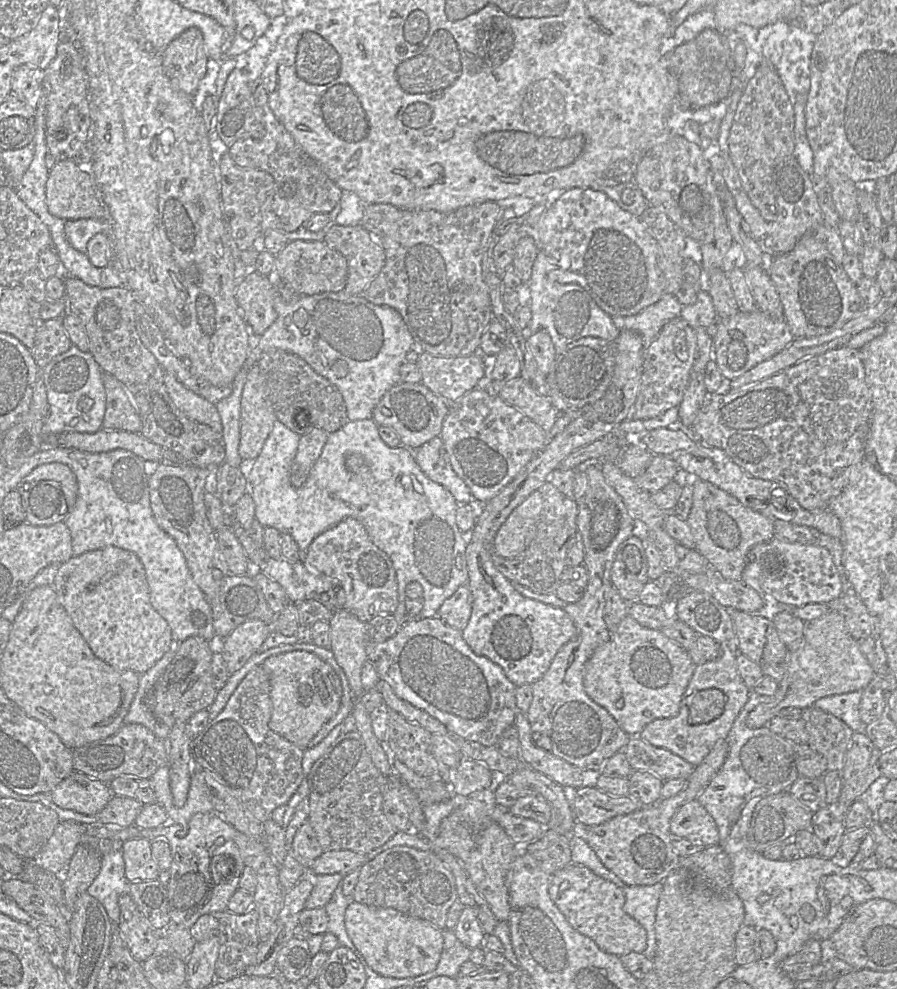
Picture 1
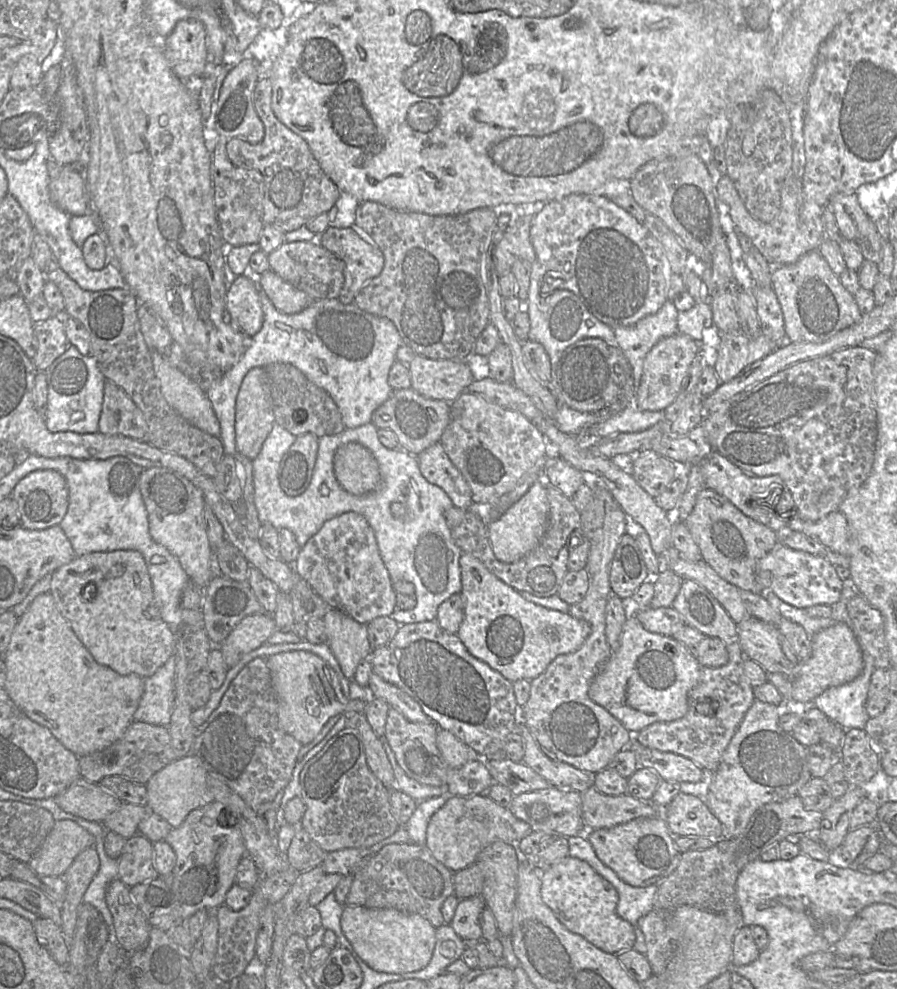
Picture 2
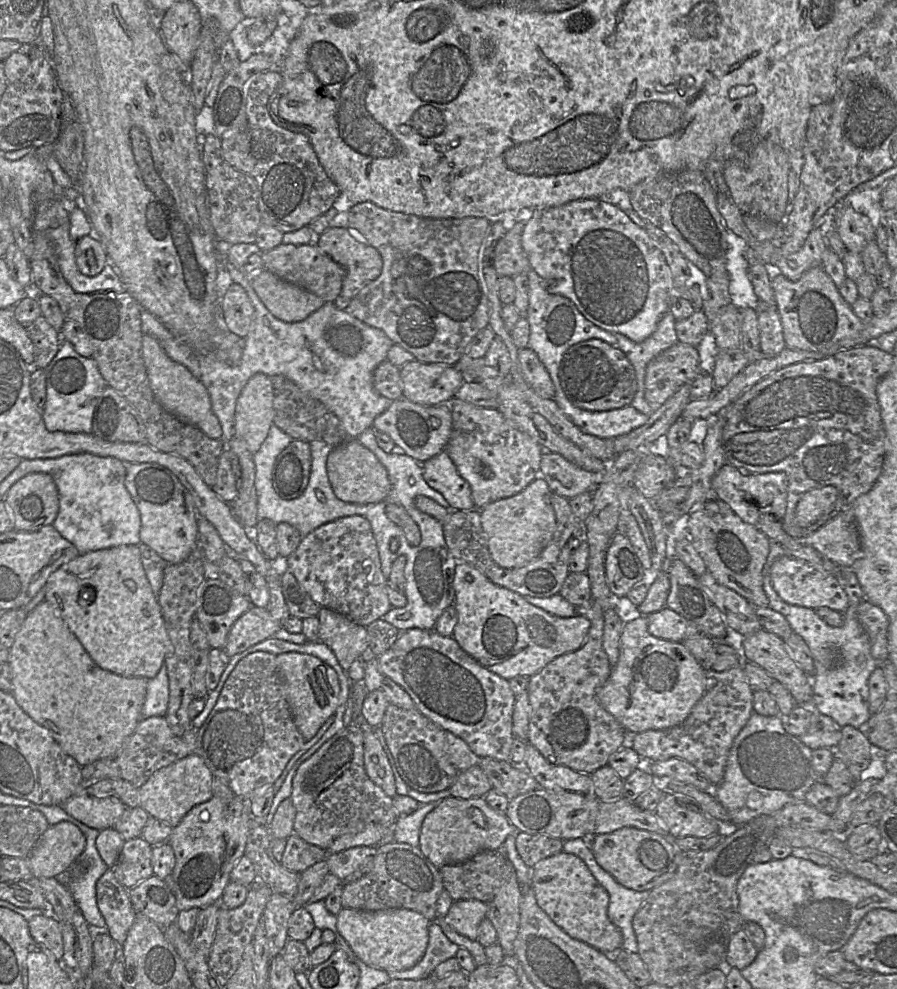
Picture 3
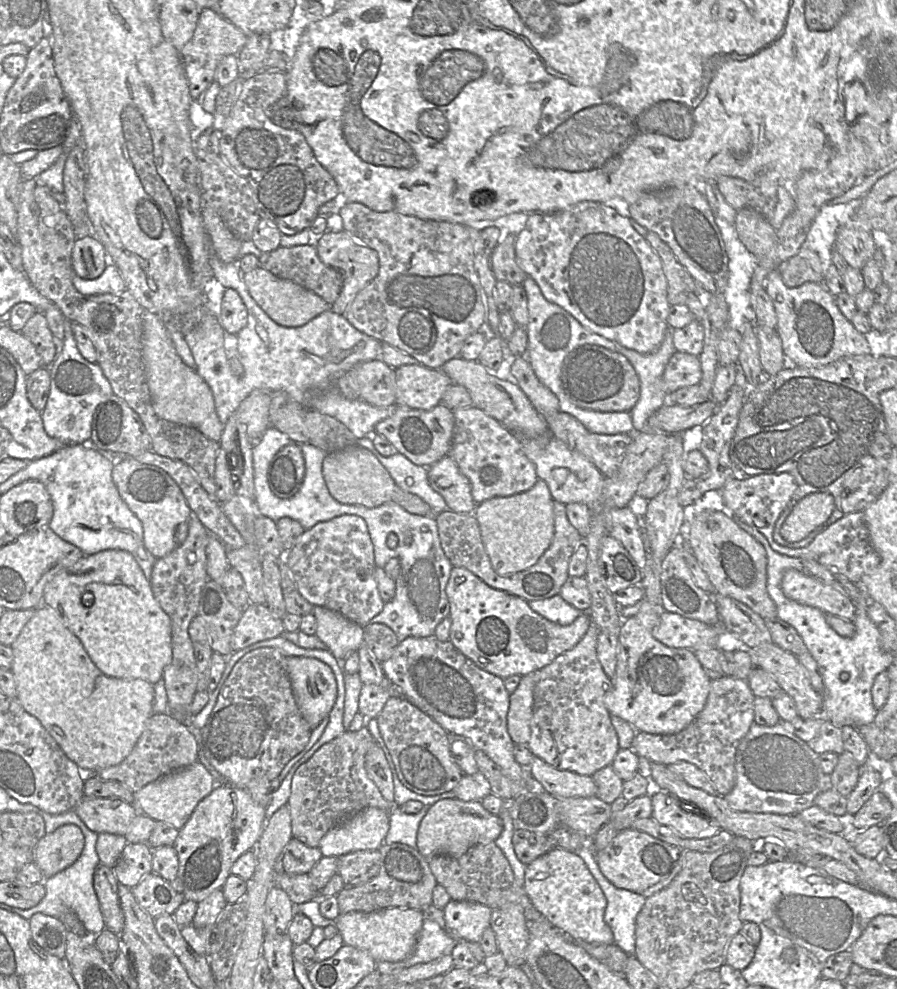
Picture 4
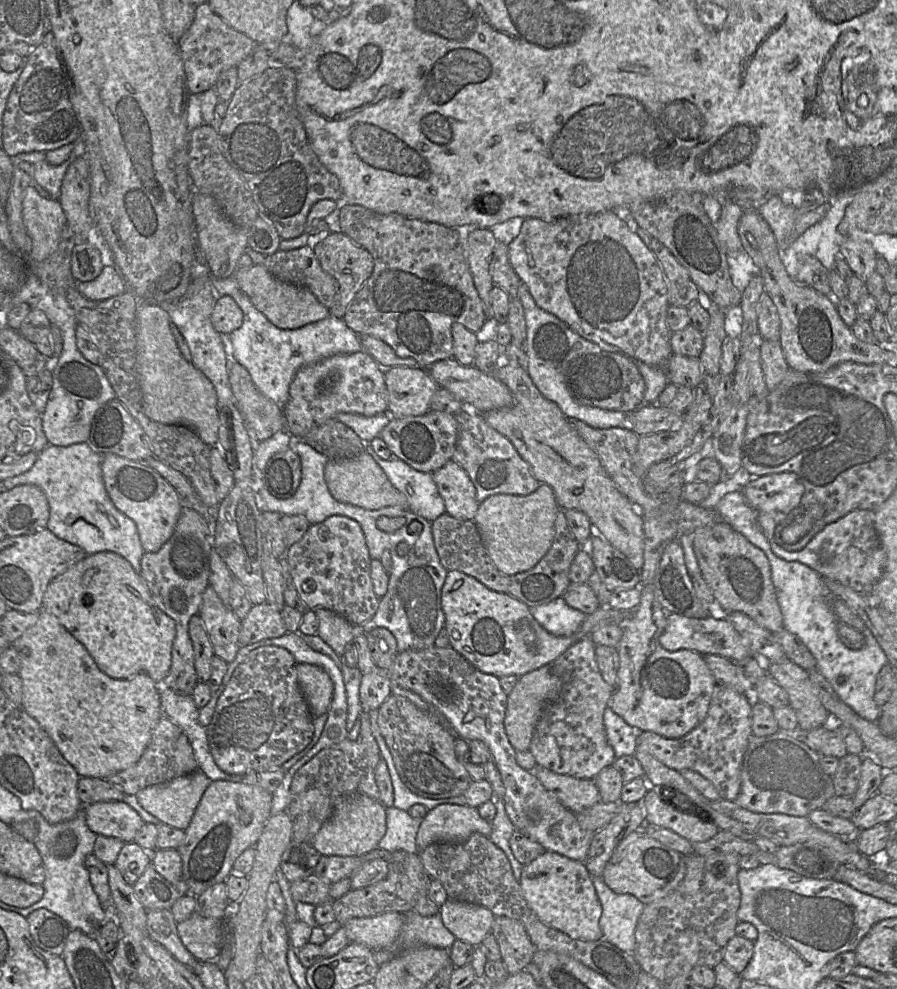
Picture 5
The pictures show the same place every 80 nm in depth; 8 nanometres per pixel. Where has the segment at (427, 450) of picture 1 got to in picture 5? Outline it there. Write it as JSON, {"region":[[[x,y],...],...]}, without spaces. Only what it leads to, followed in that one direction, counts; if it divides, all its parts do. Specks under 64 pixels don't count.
{"region":[[[450,460],[432,473],[445,511],[459,519],[474,519],[479,503],[476,489],[466,471]]]}

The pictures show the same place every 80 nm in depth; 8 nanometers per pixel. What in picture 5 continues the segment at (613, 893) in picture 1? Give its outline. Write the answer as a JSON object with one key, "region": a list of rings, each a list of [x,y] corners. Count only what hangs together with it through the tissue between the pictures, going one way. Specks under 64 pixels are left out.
{"region":[[[544,851],[523,866],[519,885],[527,905],[546,926],[582,941],[602,938],[599,926],[602,907],[584,861],[573,860],[553,851]]]}

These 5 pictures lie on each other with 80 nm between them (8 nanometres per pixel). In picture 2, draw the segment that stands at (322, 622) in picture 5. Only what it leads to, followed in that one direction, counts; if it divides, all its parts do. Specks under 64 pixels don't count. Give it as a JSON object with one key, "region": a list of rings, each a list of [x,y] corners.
{"region":[[[331,608],[322,618],[326,643],[337,659],[342,672],[353,680],[356,668],[372,651],[367,624],[359,623],[343,611]]]}

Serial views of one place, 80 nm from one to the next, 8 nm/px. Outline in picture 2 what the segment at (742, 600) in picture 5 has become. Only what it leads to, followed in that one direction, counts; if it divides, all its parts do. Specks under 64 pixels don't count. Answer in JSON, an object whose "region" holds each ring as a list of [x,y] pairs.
{"region":[[[708,487],[697,494],[694,508],[683,522],[699,547],[702,559],[722,579],[738,589],[761,594],[755,578],[756,565],[778,544],[777,532],[747,517],[727,498]]]}

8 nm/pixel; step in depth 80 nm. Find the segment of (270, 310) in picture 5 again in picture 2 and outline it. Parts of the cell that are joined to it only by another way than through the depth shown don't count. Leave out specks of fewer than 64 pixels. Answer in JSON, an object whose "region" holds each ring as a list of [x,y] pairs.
{"region":[[[270,269],[255,277],[259,288],[280,313],[297,314],[314,301],[308,294],[286,282]]]}

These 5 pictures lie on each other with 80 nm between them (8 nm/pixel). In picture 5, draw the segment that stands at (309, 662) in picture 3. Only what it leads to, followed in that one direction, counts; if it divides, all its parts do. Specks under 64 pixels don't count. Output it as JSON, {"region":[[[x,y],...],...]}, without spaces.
{"region":[[[297,663],[296,674],[301,692],[314,717],[327,713],[333,695],[333,682],[320,666]]]}

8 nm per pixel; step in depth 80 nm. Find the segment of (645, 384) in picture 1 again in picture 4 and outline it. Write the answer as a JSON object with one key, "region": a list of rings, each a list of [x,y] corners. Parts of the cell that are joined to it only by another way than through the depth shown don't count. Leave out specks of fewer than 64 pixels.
{"region":[[[675,351],[663,373],[663,390],[670,394],[675,390],[696,385],[702,378],[699,356]]]}

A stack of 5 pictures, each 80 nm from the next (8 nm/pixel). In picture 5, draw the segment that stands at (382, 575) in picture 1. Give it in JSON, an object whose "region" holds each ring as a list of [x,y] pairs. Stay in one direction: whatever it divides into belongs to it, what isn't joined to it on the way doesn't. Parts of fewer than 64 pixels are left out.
{"region":[[[332,515],[309,526],[302,538],[287,548],[293,584],[308,609],[329,609],[356,626],[371,619],[379,606],[371,577],[371,557],[360,524],[344,515]]]}

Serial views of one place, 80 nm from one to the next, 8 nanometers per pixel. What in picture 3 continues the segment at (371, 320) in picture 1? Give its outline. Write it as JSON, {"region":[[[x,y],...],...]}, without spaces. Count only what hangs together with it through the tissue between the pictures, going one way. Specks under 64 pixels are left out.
{"region":[[[218,250],[219,261],[226,269],[233,283],[242,286],[255,310],[255,319],[251,330],[244,339],[241,364],[246,362],[246,384],[255,374],[262,373],[267,376],[283,375],[293,381],[303,392],[319,400],[325,407],[337,416],[342,424],[348,439],[355,439],[365,430],[372,427],[377,416],[382,414],[391,404],[391,400],[381,396],[374,388],[373,374],[382,362],[386,361],[389,349],[394,345],[388,336],[380,329],[371,327],[359,319],[351,316],[345,310],[336,308],[334,302],[327,302],[317,311],[299,323],[285,323],[276,319],[263,305],[253,290],[250,275],[242,268],[230,263],[226,255]]]}

